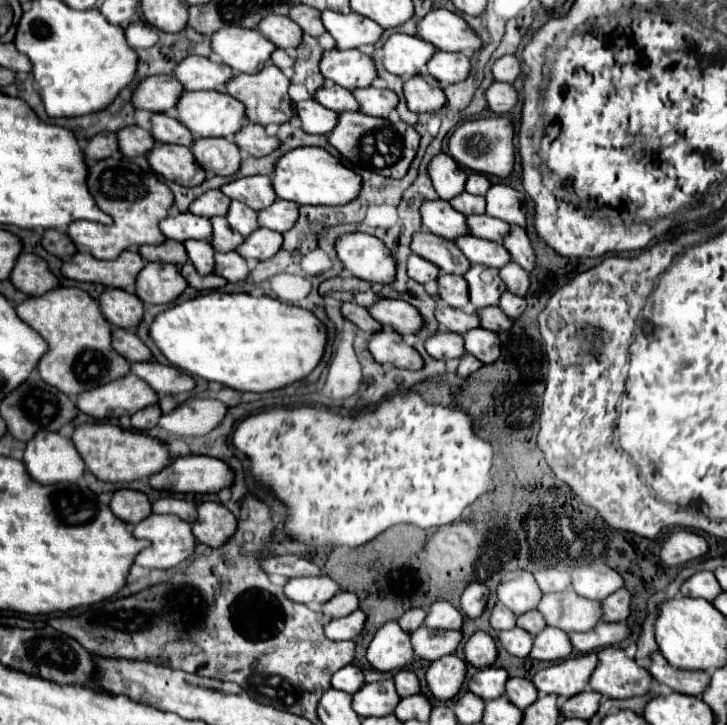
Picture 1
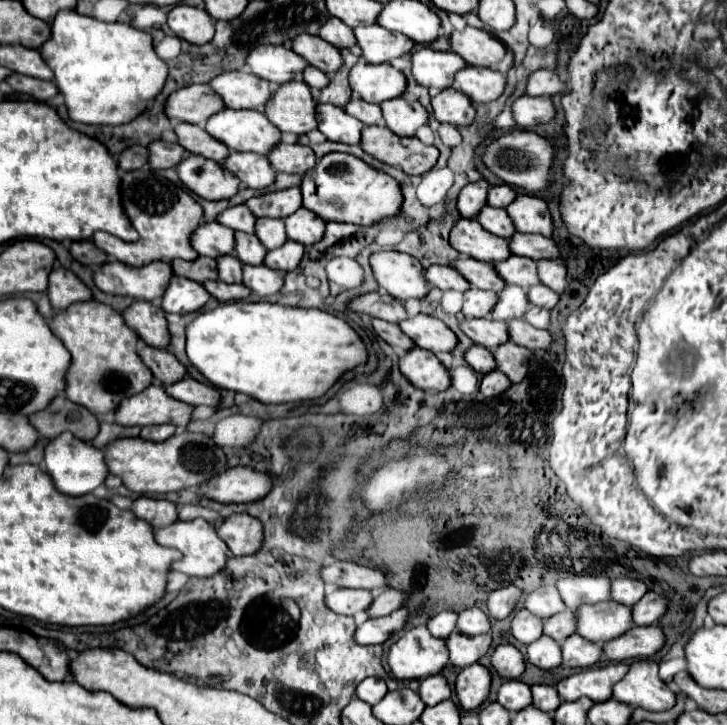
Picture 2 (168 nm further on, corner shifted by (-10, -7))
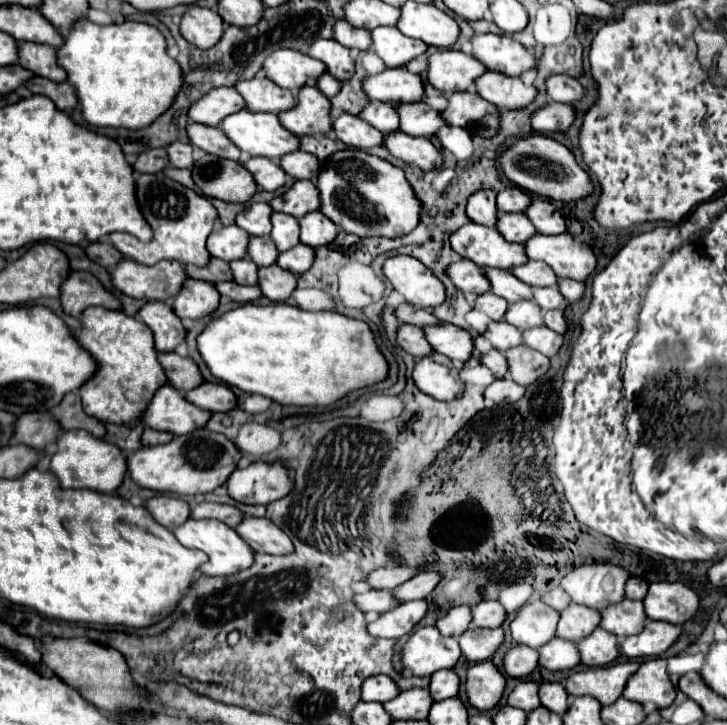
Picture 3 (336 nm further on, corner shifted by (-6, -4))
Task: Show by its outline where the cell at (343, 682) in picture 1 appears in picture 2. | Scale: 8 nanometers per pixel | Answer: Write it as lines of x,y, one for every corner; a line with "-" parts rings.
366,678
366,680
362,680
362,682
358,684
358,688
356,688
356,696
358,696
360,700
368,702
370,706
372,706
374,702
378,702
382,696
386,696
386,692
388,692
386,682
380,680
380,678

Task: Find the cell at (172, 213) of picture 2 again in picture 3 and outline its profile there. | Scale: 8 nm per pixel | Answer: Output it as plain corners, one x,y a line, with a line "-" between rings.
140,173
136,179
136,201
142,209
142,215
152,225
152,241
140,243
136,237
126,233
110,233
110,243
126,257
134,259
142,265
154,265
162,259
176,259
180,263
192,263
192,265
206,265
210,259
210,253
206,251
206,237
214,229
214,223
218,219
216,209
212,203
198,195
196,191
168,179
164,173

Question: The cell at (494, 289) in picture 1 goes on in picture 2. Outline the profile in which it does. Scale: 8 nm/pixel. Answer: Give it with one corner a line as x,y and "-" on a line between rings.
508,284
492,310
492,320
504,320
510,322
514,318
522,318
526,314
526,308
530,308
530,302
526,300
526,292
520,286

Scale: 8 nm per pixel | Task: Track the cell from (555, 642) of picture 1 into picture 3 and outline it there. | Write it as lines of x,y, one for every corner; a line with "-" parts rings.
604,629
592,631
588,637
578,641
576,647
580,653
580,663
584,663
588,667
608,665
616,659
616,655
620,655
618,653
618,639

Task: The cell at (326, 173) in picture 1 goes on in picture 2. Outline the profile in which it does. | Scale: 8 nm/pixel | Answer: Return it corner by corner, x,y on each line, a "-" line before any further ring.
330,152
320,158
316,166
302,176
300,190
304,196
304,208
316,212
328,222
336,220
358,226
374,226
384,218
394,218
402,214
404,196
400,184
386,172
368,166
364,160
352,154

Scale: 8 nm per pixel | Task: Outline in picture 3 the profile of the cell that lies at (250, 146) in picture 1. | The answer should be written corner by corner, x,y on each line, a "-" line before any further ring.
292,151
280,159
280,167
294,179
310,179
316,181
320,173
320,161
306,151

